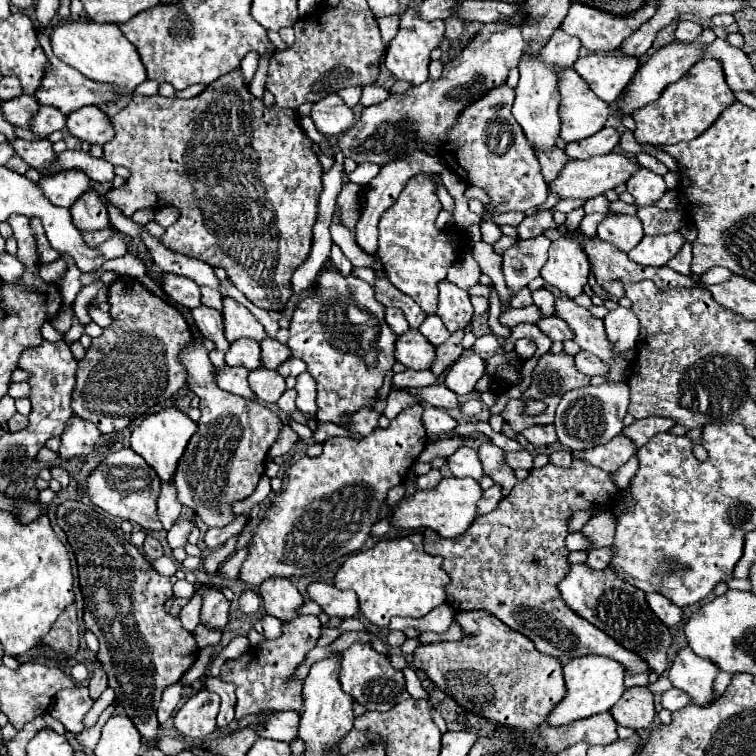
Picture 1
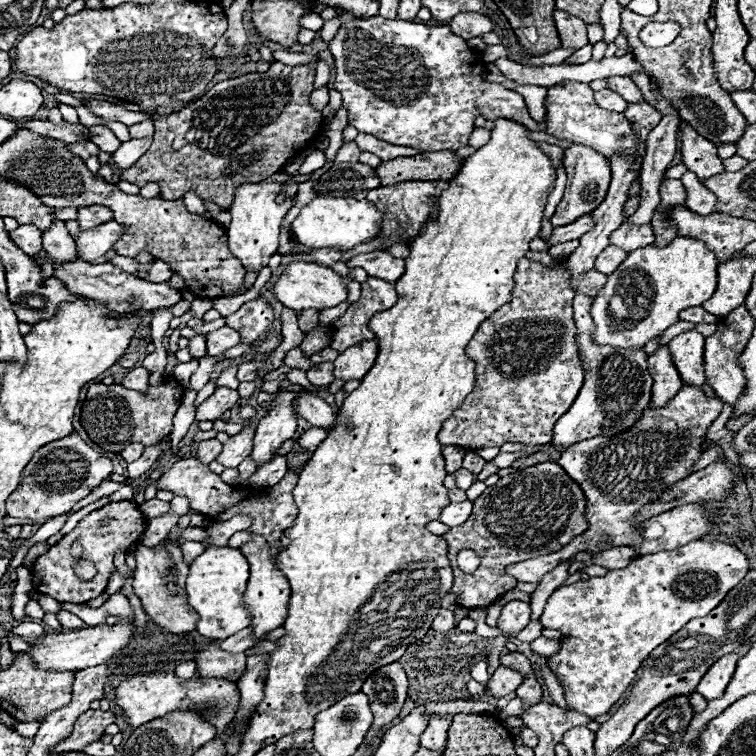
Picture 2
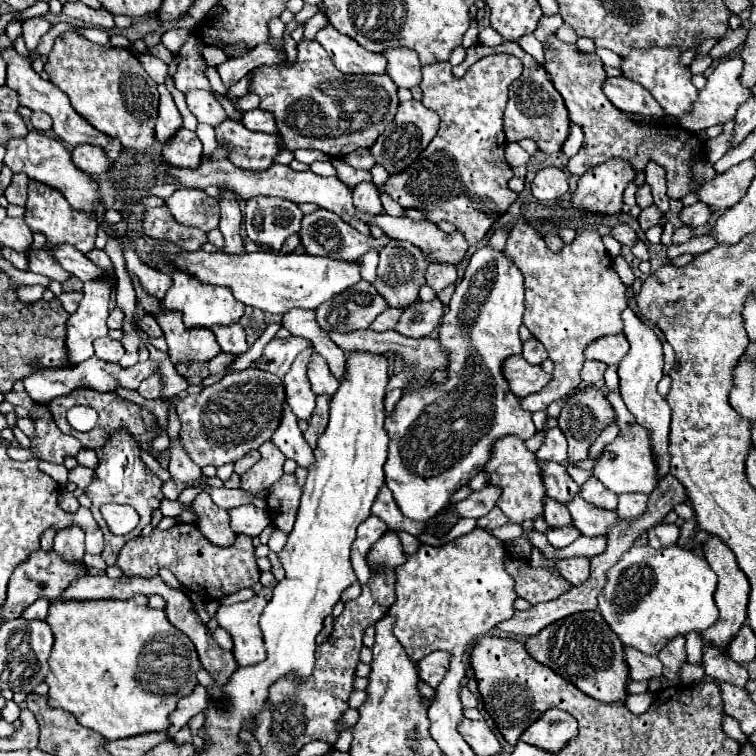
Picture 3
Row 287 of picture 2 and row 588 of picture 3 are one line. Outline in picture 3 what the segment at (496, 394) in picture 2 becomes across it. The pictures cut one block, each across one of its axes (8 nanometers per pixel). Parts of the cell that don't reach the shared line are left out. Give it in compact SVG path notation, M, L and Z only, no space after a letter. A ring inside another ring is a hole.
M508 558L506 570L516 582L516 594L532 604L554 600L570 588L570 584L552 570L534 570L526 560L520 558Z

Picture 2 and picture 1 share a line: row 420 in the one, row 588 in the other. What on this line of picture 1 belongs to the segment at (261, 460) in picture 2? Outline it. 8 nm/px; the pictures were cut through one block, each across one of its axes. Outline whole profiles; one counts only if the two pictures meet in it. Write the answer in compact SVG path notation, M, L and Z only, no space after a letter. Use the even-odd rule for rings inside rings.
M282 576L266 578L260 586L260 596L264 600L266 612L278 618L280 622L288 622L290 618L296 618L298 616L296 610L304 604L296 586Z

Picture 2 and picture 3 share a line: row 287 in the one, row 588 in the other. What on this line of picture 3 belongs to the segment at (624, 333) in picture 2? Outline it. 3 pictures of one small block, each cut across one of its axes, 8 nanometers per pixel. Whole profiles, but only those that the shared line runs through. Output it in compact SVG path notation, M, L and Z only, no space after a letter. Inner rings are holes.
M672 544L664 550L652 550L650 546L636 546L628 550L622 560L608 572L608 584L604 586L598 598L598 610L608 626L618 634L624 644L630 644L644 654L658 654L670 638L676 634L686 634L690 630L702 632L704 628L712 626L718 618L718 608L714 604L714 590L716 590L716 574L710 570L708 562L692 550L684 550L678 544Z

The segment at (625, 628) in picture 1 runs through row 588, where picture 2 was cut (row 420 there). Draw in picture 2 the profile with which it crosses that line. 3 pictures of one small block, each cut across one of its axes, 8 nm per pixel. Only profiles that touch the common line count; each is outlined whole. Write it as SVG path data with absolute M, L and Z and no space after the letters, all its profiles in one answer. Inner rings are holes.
M576 294L574 298L574 320L578 328L576 342L586 378L568 414L564 414L552 430L552 444L560 446L562 450L586 438L596 438L598 434L612 436L620 434L620 430L630 430L640 420L640 414L644 414L644 410L648 408L652 396L652 376L648 374L646 368L646 354L642 350L596 346L592 342L590 306L592 306L590 296Z

